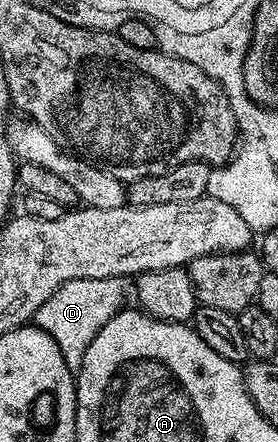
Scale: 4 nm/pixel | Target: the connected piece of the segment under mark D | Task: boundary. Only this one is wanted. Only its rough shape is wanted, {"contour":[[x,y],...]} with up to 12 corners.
{"contour":[[72,279],[35,325],[78,372],[93,338],[122,310],[127,279]]}

